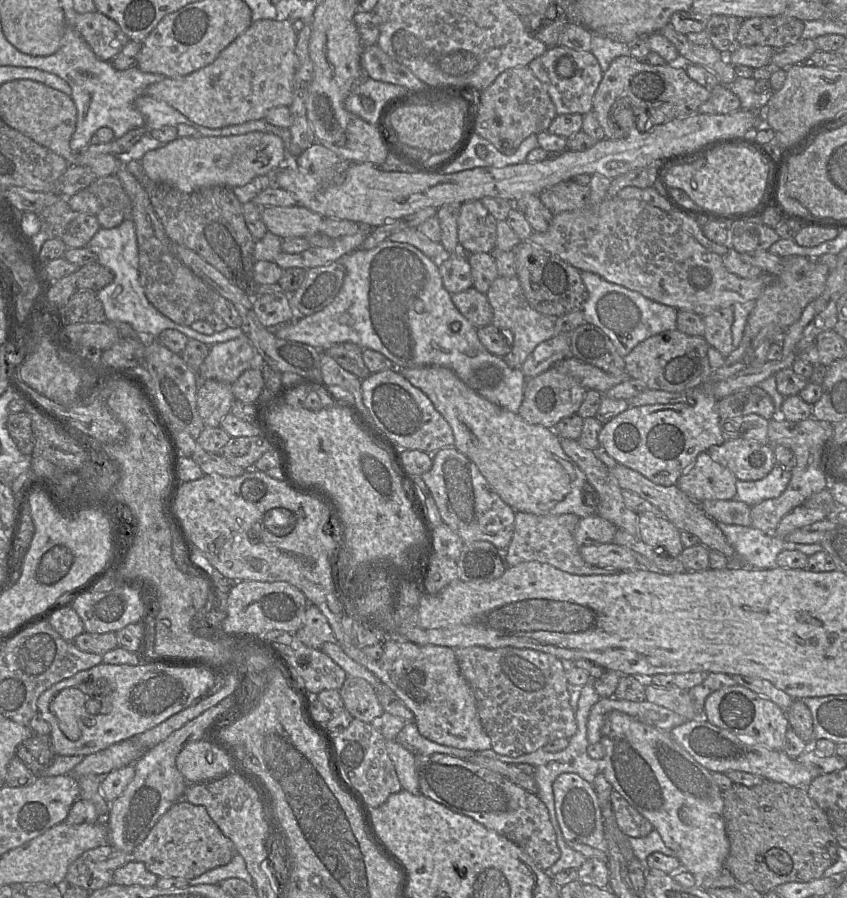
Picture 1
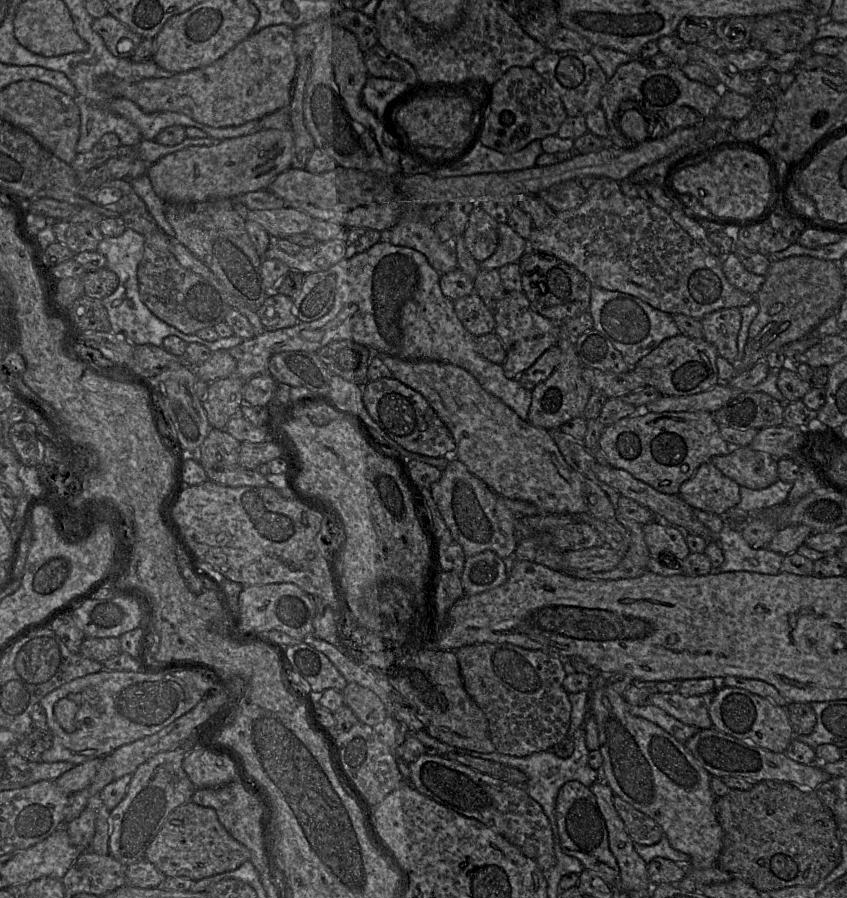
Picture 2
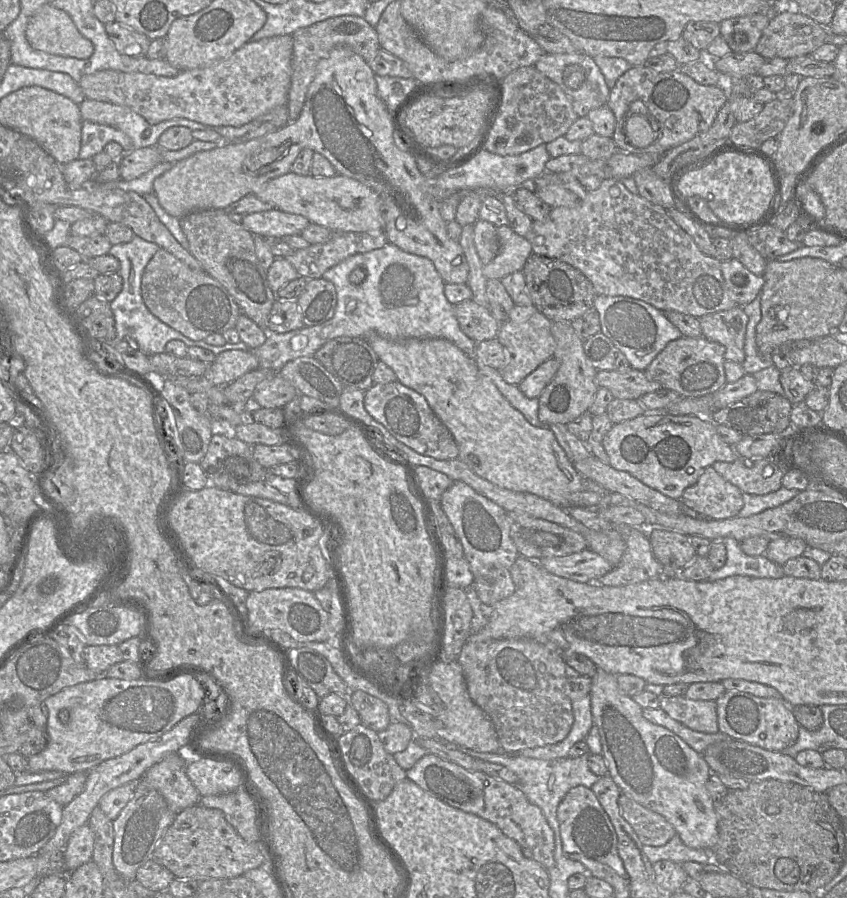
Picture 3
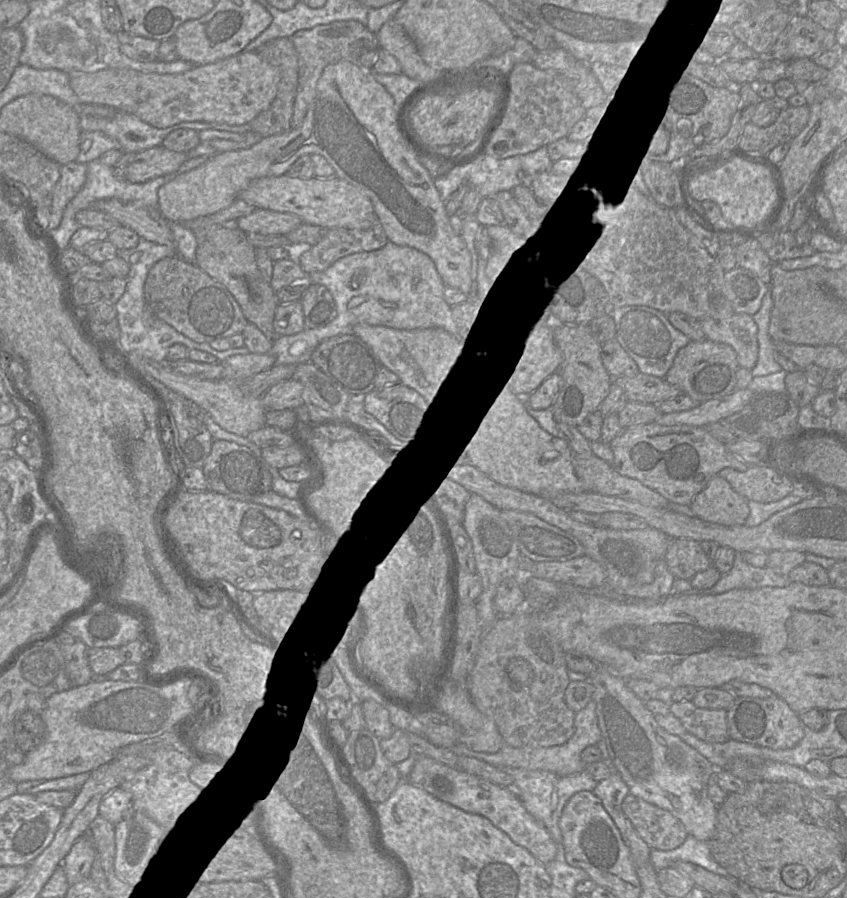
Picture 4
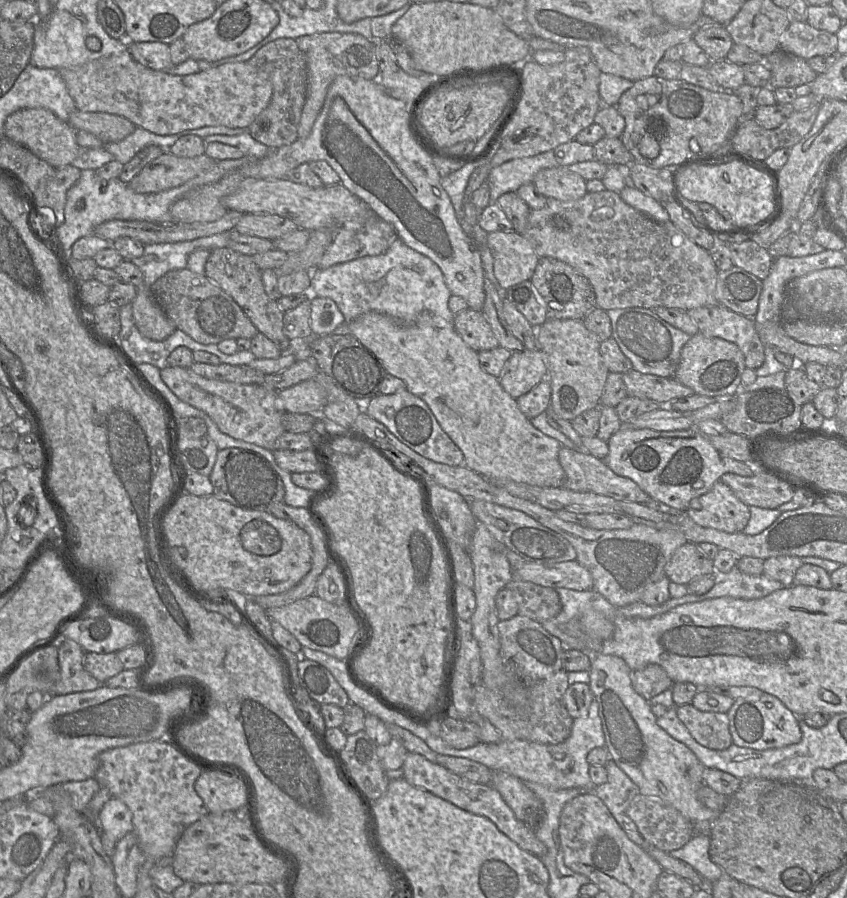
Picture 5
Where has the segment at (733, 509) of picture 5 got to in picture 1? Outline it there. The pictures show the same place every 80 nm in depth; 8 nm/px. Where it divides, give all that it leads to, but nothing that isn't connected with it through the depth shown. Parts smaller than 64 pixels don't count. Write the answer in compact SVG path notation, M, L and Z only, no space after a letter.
M701 452L693 465L680 476L676 486L689 498L701 503L735 499L736 481L729 469L715 462L707 452Z

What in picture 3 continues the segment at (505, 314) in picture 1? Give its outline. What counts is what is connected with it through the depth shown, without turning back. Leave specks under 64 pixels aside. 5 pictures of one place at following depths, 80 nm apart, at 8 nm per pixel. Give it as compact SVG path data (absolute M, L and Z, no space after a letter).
M515 305L508 319L500 323L498 340L507 352L507 362L501 369L503 379L513 385L519 385L529 374L542 363L553 357L556 341L551 332L552 321L541 313L534 305Z

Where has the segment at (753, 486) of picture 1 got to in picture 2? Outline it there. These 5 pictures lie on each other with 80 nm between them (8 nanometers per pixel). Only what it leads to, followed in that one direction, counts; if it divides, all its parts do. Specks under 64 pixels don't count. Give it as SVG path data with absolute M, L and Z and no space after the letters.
M778 479L775 483L761 490L740 487L741 500L736 506L741 511L751 514L772 511L774 507L783 505L789 495L793 483Z

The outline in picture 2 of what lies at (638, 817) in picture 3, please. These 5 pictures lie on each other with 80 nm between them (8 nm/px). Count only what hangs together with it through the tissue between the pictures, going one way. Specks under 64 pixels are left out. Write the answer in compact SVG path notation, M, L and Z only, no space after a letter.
M613 796L613 804L622 818L625 828L635 843L654 845L660 841L664 832L652 818L635 809L620 796Z

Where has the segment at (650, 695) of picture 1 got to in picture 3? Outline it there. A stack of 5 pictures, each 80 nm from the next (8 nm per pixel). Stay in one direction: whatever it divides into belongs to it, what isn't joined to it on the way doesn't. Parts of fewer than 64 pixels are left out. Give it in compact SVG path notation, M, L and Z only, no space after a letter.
M686 696L659 697L659 705L671 718L684 726L702 733L719 731L717 707L713 700L691 700Z

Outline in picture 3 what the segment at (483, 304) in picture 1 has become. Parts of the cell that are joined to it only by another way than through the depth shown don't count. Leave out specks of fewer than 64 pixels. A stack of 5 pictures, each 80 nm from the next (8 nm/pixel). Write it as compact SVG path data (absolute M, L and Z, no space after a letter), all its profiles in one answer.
M473 299L462 301L454 307L461 330L473 341L480 343L497 338L500 323L489 307L484 307Z

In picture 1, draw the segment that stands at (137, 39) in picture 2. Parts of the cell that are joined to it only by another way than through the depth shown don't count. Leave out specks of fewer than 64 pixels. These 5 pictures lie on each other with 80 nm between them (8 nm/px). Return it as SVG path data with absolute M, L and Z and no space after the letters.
M99 12L78 13L73 26L101 59L111 61L130 41L113 19Z

